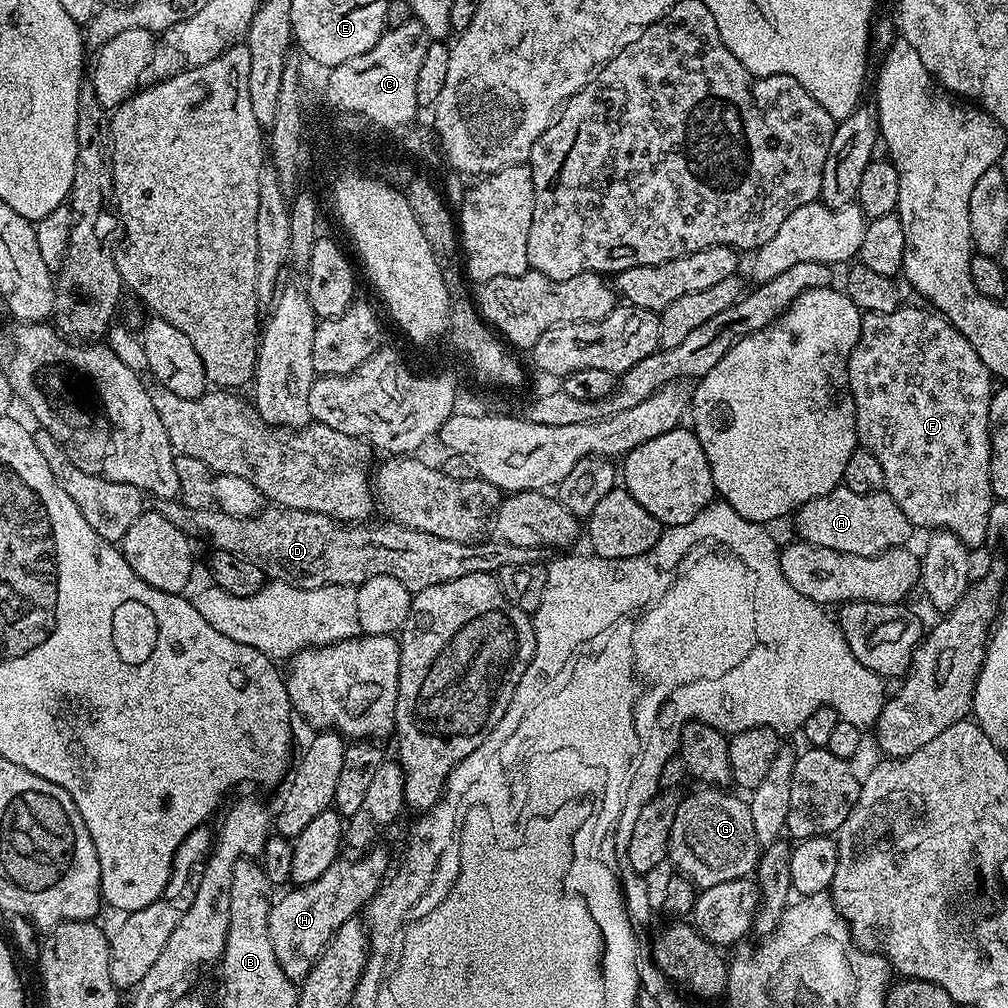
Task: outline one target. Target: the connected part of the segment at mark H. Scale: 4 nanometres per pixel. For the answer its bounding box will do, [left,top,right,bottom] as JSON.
[268,846,389,982]

